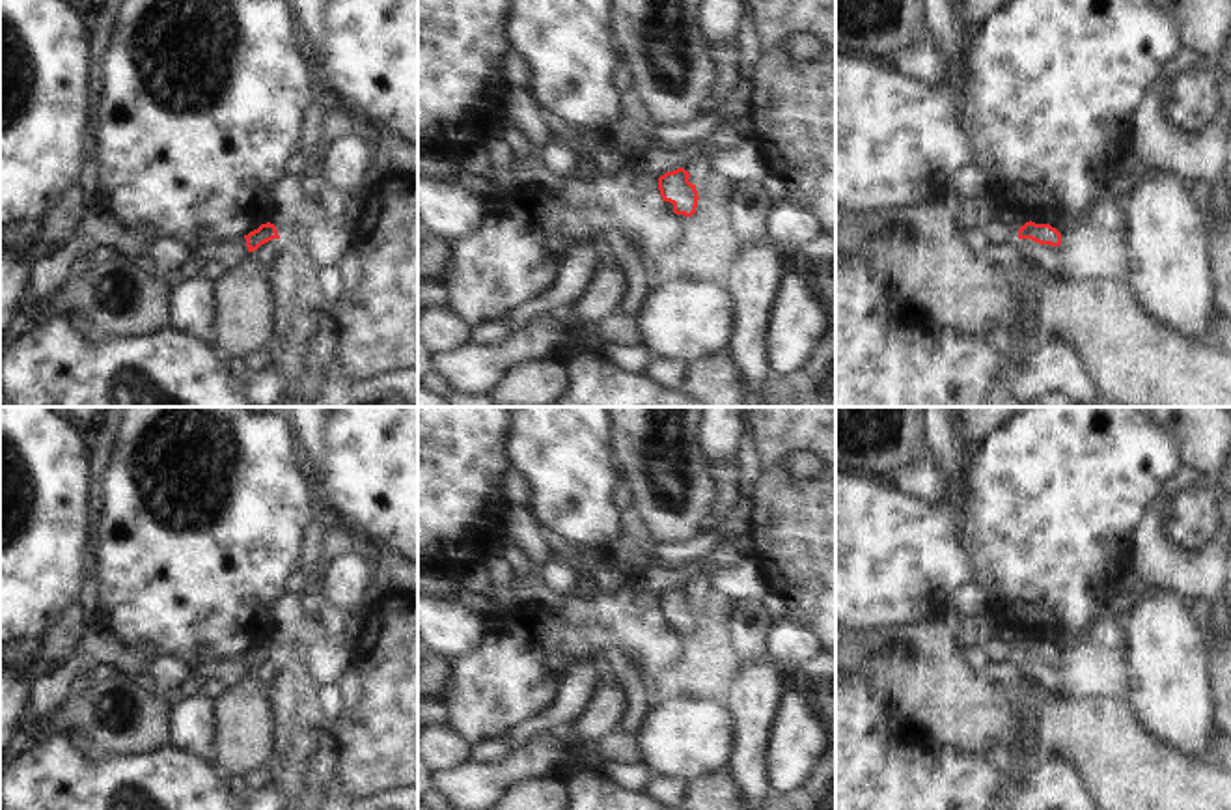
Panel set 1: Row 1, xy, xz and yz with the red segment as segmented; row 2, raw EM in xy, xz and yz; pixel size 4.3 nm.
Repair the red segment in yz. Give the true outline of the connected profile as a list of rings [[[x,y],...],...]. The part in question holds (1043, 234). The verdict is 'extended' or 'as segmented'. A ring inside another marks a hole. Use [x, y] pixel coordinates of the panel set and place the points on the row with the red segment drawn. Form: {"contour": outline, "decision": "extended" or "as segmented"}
{"contour": [[[1031,220],[1020,226],[1018,239],[1031,239],[1039,244],[1050,246],[1061,244],[1061,233],[1056,228],[1052,228],[1050,224],[1035,224]]], "decision": "as segmented"}

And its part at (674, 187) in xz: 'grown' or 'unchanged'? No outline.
unchanged

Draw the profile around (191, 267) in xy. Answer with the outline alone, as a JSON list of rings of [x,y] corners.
[[[188,258],[185,263],[181,263],[175,271],[168,272],[160,278],[162,284],[173,287],[175,284],[181,284],[185,280],[200,276],[203,269],[203,261],[196,258]]]

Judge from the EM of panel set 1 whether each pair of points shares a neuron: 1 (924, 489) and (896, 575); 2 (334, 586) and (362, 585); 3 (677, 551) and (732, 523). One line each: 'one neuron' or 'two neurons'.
1: two neurons
2: one neuron
3: one neuron

